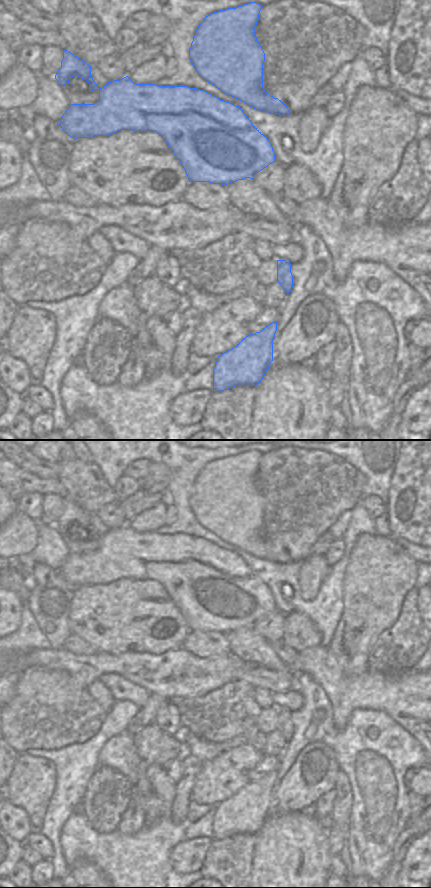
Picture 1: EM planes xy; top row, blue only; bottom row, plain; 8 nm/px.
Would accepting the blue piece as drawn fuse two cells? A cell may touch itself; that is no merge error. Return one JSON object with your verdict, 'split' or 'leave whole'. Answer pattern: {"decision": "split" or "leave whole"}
{"decision": "leave whole"}

